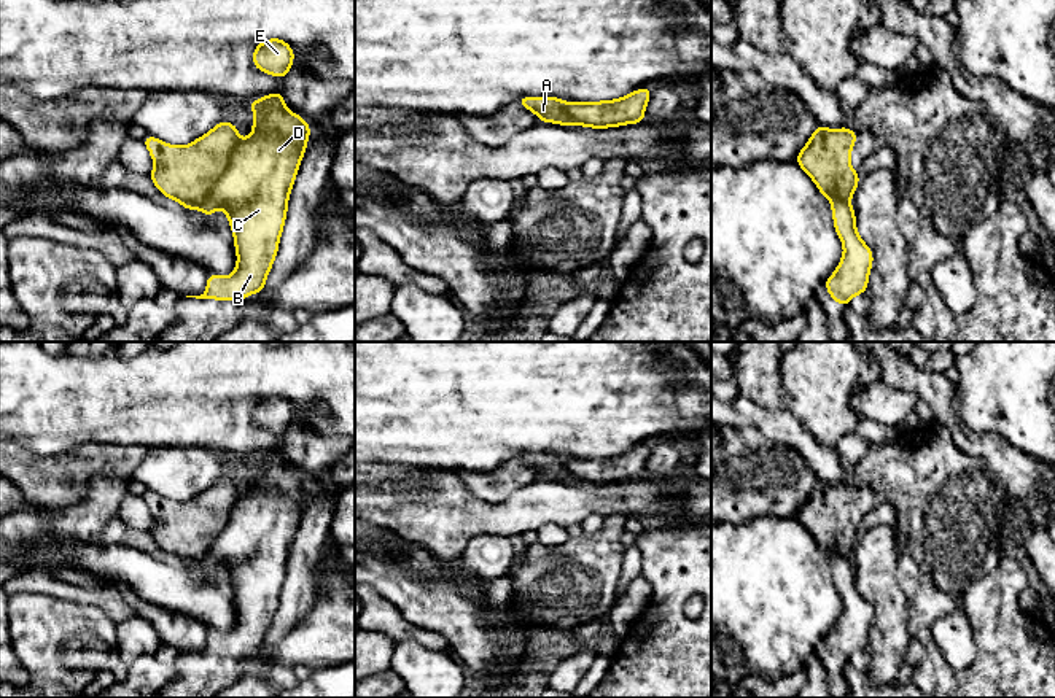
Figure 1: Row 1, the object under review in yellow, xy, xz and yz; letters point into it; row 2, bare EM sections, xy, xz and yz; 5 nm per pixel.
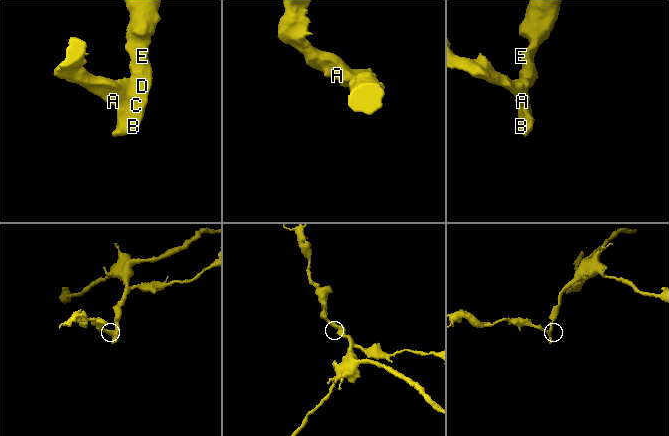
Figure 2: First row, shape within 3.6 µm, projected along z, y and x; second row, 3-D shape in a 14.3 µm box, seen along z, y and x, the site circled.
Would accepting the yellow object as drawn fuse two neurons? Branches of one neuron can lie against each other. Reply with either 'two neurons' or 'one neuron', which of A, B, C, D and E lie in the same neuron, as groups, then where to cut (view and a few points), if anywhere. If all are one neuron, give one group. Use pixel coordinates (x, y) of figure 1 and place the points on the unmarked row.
two neurons; groups A / B C D E; cut xy (237, 496), (226, 527), (210, 554), (199, 565)

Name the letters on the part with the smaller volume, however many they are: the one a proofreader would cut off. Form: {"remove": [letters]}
{"remove": ["A"]}

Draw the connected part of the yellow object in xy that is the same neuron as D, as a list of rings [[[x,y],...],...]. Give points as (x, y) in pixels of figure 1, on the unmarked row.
[[[282,448],[264,452],[259,456],[248,458],[248,461],[255,469],[253,488],[237,498],[226,528],[215,541],[210,555],[200,564],[208,574],[218,564],[226,568],[234,591],[237,620],[229,633],[208,630],[205,649],[186,653],[242,657],[250,650],[263,649],[266,633],[278,609],[288,555],[307,504],[310,482],[299,471],[286,464]]]

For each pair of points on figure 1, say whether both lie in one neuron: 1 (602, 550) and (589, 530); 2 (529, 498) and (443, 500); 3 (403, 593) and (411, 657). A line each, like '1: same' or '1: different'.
1: different
2: same
3: different

